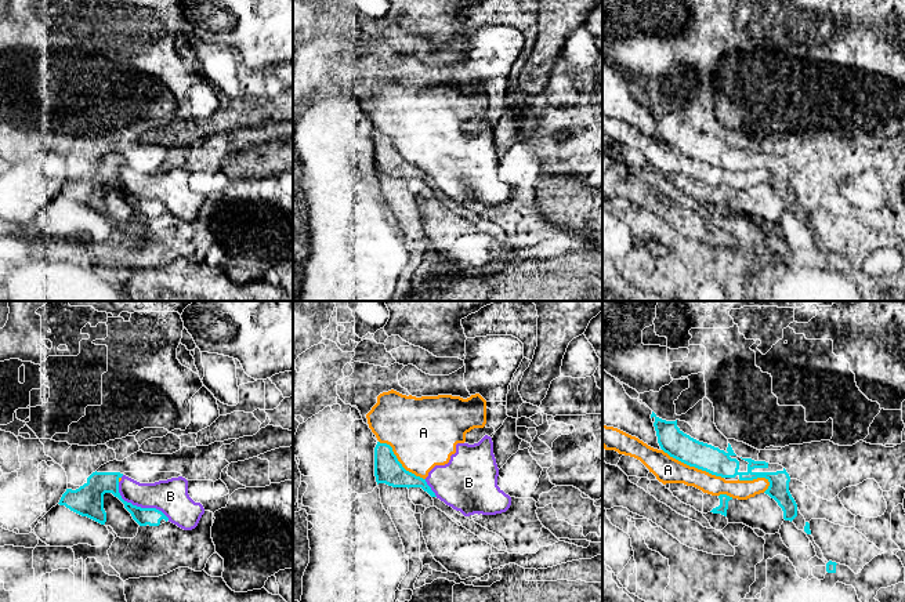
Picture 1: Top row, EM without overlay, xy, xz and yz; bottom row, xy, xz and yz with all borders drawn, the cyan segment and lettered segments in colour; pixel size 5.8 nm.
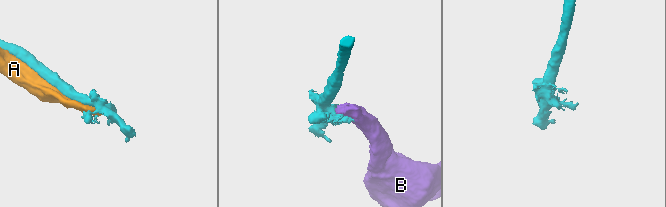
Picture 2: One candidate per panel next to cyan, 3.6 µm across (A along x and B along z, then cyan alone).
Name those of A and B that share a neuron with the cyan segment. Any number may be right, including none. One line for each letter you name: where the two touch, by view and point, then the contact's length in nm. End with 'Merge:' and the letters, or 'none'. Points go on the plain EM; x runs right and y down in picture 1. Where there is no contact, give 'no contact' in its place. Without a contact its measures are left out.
Merge: none

